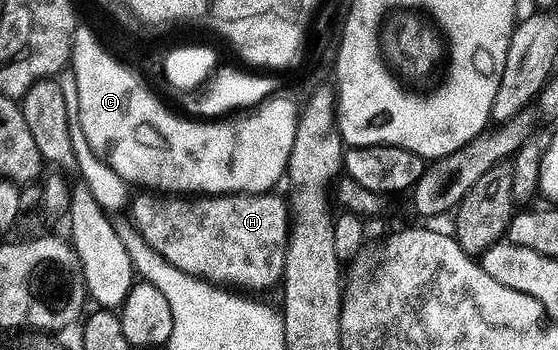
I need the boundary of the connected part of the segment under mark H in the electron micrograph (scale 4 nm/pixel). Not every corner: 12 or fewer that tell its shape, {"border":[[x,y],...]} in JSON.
{"border":[[142,192],[137,237],[219,288],[283,281],[285,197]]}

